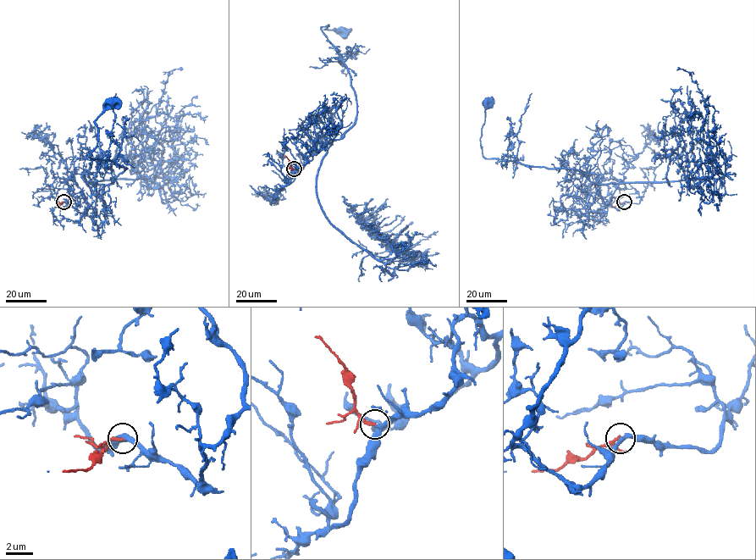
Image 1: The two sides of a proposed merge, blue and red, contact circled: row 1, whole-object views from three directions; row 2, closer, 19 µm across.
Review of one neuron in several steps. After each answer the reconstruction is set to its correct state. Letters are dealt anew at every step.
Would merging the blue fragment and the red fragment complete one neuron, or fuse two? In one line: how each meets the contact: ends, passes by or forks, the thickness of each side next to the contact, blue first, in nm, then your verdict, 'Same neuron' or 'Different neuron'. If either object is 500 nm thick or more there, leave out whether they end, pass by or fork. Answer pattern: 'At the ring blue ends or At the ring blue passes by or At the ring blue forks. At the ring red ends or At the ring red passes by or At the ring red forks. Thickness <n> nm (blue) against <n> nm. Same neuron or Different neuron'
At the ring blue passes by. At the ring red ends. Thickness 300 nm (blue) against 240 nm. Same neuron

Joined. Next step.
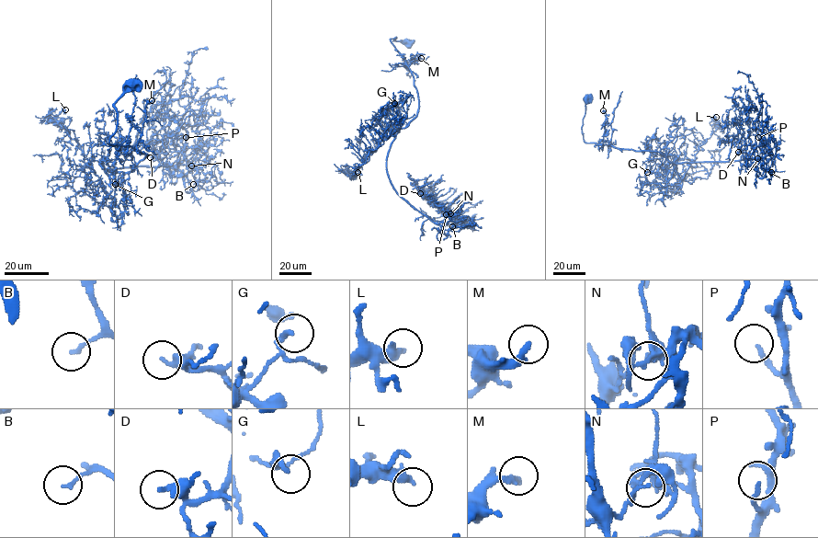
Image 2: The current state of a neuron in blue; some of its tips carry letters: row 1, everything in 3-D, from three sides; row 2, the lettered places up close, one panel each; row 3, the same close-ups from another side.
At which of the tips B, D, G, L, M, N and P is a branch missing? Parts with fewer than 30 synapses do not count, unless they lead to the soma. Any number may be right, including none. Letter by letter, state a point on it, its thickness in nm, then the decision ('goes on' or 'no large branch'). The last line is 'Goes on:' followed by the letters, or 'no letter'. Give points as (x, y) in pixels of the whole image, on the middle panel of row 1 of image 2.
B: at (452, 226); 140 nm thick; no large branch
D: at (420, 193); 200 nm thick; goes on
G: at (394, 103); 180 nm thick; no large branch
L: at (357, 172); 320 nm thick; no large branch
M: at (421, 58); 280 nm thick; no large branch
N: at (450, 213); 160 nm thick; no large branch
P: at (446, 214); 170 nm thick; goes on
Goes on: D, P

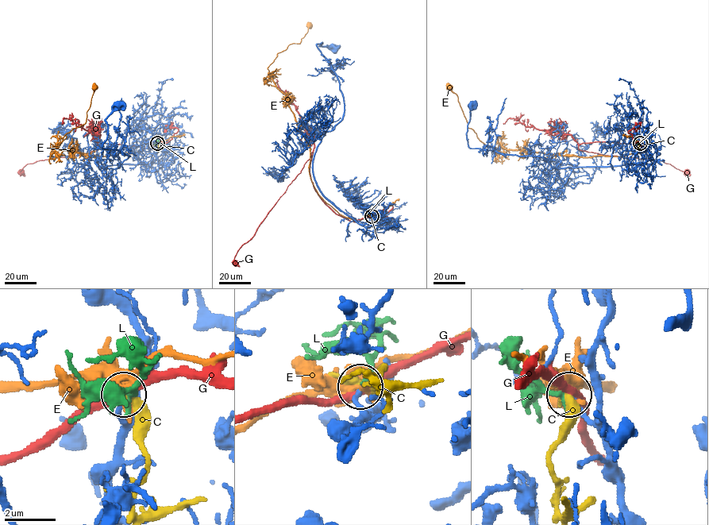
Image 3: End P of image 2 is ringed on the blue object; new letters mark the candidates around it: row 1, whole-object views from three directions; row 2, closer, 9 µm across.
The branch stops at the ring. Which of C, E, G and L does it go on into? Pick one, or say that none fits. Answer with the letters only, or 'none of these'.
L

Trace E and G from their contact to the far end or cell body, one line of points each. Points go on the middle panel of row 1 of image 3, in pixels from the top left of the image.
E: (371, 216), (344, 217), (318, 194), (308, 144), (267, 75), (277, 54), (300, 43), (309, 25)
G: (371, 216), (348, 220), (325, 202), (311, 180), (312, 154), (254, 235), (236, 252), (234, 263)

